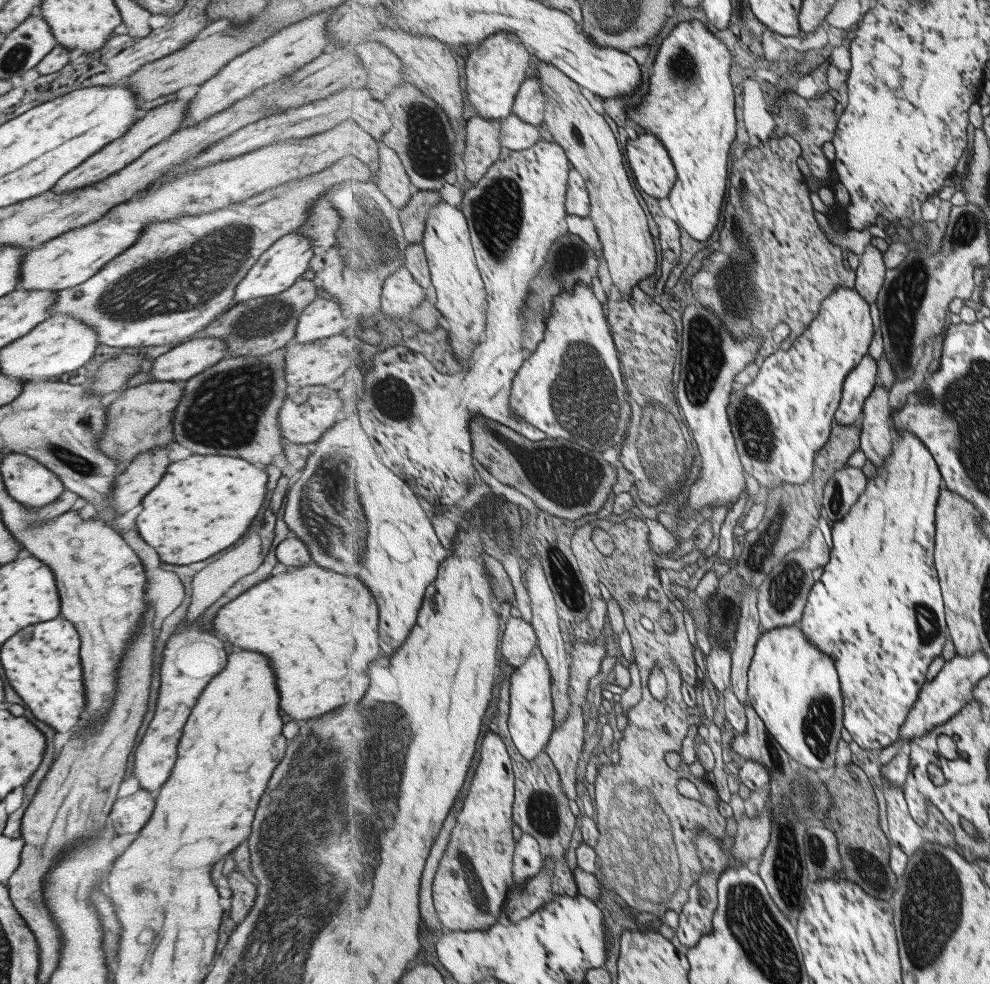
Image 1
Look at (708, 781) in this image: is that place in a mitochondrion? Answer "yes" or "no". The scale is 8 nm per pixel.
no

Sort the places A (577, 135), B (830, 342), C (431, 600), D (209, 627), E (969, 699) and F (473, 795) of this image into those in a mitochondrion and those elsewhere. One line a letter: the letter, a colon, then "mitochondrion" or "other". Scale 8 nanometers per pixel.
A: other
B: other
C: other
D: other
E: other
F: other

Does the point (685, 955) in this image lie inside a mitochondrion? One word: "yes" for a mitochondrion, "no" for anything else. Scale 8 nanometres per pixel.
no

